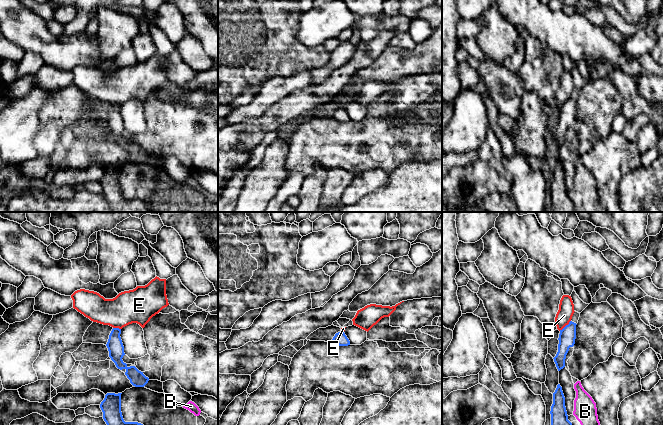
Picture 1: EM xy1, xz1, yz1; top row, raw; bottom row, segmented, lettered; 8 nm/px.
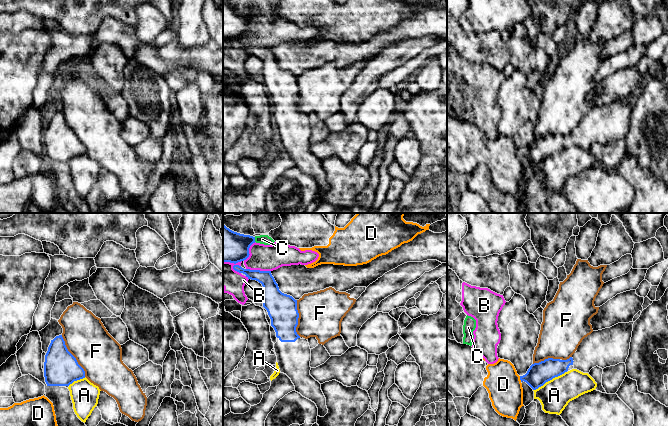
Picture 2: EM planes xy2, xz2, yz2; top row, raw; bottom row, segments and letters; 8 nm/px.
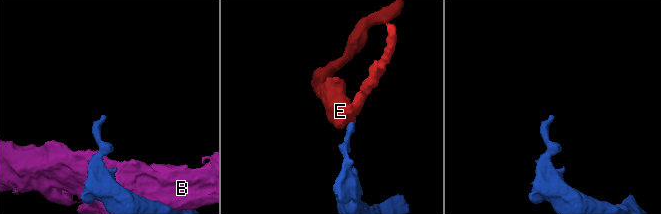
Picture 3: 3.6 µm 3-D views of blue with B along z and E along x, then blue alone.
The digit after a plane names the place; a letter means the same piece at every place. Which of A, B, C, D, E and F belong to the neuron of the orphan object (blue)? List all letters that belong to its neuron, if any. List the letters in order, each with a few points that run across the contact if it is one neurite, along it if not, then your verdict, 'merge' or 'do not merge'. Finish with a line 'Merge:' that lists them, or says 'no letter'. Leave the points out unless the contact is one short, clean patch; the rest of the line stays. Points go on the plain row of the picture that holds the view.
A: line yz2 (566, 147), (533, 166); do not merge
B: do not merge
C: line xz2 (254, 13), (255, 17); do not merge
D: do not merge
E: line yz1 (570, 96), (559, 106); do not merge
F: do not merge
Merge: no letter

